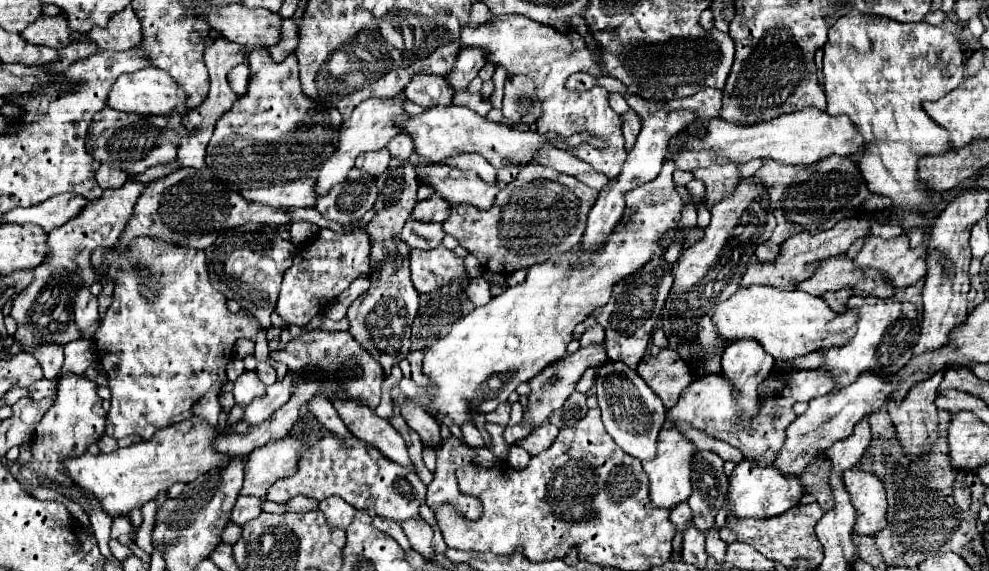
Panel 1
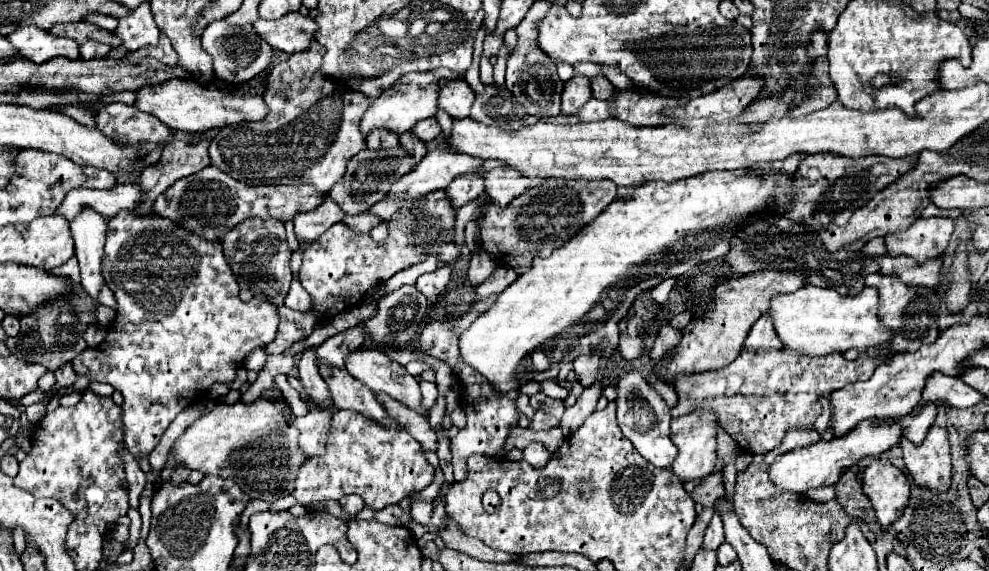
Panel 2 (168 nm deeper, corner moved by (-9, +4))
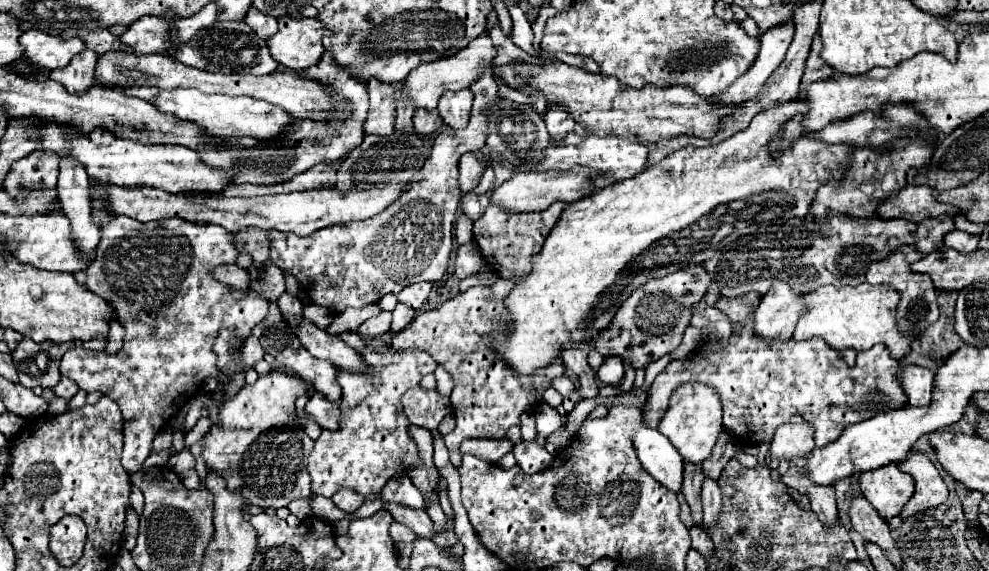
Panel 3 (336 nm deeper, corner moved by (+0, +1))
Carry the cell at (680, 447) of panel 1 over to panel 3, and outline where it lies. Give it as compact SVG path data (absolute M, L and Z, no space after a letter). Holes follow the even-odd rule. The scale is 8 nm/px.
M697 383L679 385L679 389L673 391L665 417L659 423L659 431L671 441L671 445L681 453L681 457L685 457L685 461L691 463L701 463L711 455L711 449L721 429L723 429L723 411L717 391L709 385Z

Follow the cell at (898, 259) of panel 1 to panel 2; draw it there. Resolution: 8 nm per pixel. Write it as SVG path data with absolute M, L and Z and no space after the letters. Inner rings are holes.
M918 218L908 230L884 238L886 254L910 256L922 264L944 254L952 232L954 222L950 218Z

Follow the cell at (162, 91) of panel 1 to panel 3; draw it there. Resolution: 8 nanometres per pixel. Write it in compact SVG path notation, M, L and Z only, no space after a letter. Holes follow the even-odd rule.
M165 89L157 101L157 109L165 113L173 113L179 119L193 121L199 127L203 127L209 135L215 137L253 137L257 141L269 141L277 135L281 135L281 129L285 125L291 125L295 121L293 115L285 113L285 109L277 105L269 105L267 101L253 99L253 97L231 97L223 93L203 93L197 89Z

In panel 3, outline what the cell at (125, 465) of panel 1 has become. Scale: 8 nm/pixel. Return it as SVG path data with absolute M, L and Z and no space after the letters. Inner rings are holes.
M271 371L267 375L259 375L259 379L253 385L243 385L241 391L225 401L219 419L223 421L221 425L213 425L211 431L203 437L205 449L203 449L203 459L209 469L219 471L227 487L231 491L241 491L245 501L249 505L259 505L259 507L287 507L289 501L299 499L299 497L311 497L311 481L309 473L305 469L305 461L309 453L313 451L313 441L305 433L305 425L299 423L297 411L295 411L295 401L303 395L309 395L313 391L313 385L309 381L301 381L295 375L287 375L283 371Z

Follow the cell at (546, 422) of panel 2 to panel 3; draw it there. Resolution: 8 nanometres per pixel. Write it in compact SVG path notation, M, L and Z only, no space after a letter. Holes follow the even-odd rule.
M541 403L541 407L535 411L535 419L537 419L539 439L545 439L547 435L559 431L561 425L563 425L561 415L559 415L553 407L549 407L549 405L545 405L545 403Z

